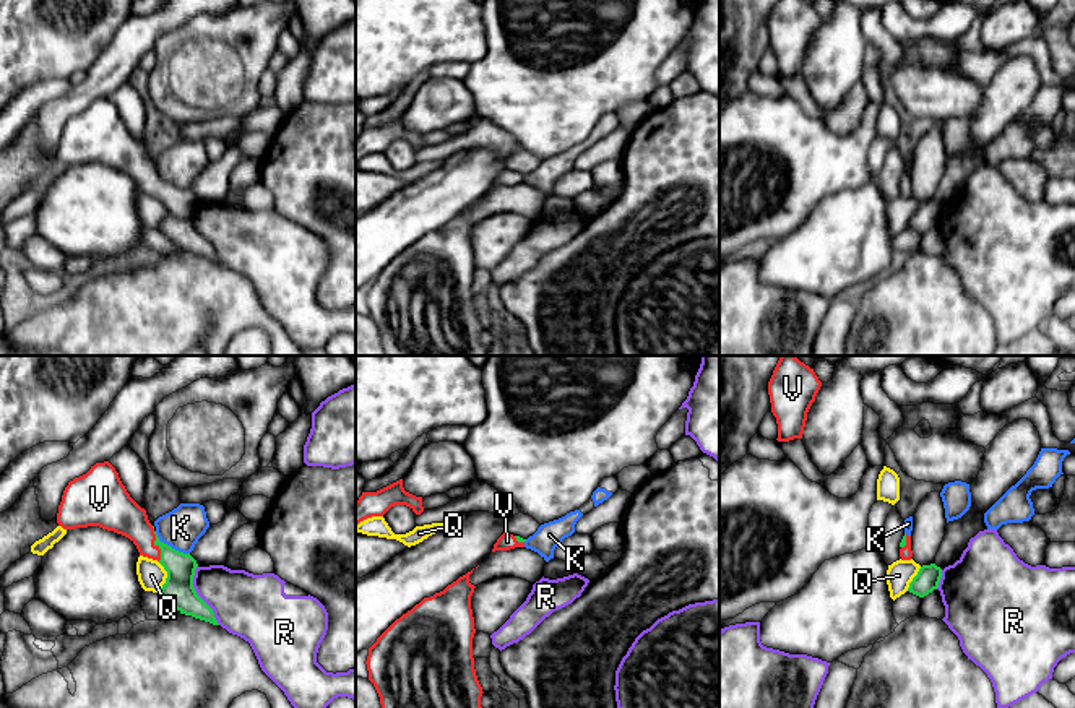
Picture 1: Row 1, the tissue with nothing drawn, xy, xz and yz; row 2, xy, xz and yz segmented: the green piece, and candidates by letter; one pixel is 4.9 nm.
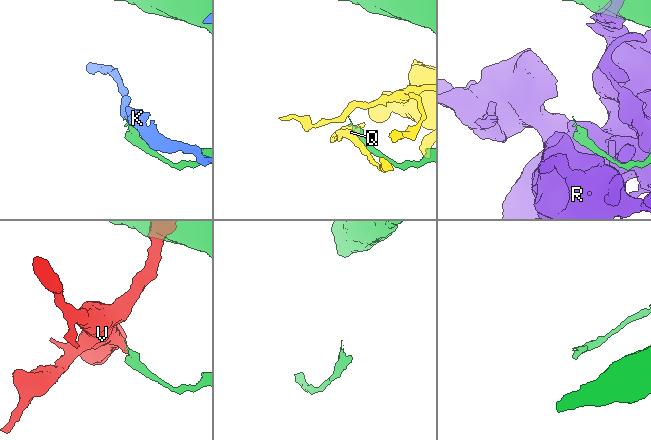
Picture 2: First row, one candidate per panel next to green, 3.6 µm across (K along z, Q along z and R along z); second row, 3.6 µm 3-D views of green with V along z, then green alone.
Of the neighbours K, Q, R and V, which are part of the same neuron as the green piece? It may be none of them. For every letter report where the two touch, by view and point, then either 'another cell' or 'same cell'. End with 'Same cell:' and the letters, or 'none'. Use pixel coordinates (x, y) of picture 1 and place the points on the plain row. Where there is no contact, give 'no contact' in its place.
K: xy (169, 182) | another cell
Q: xy (168, 213) | another cell
R: xy (197, 231) | another cell
V: xy (156, 181) | another cell
Same cell: none

